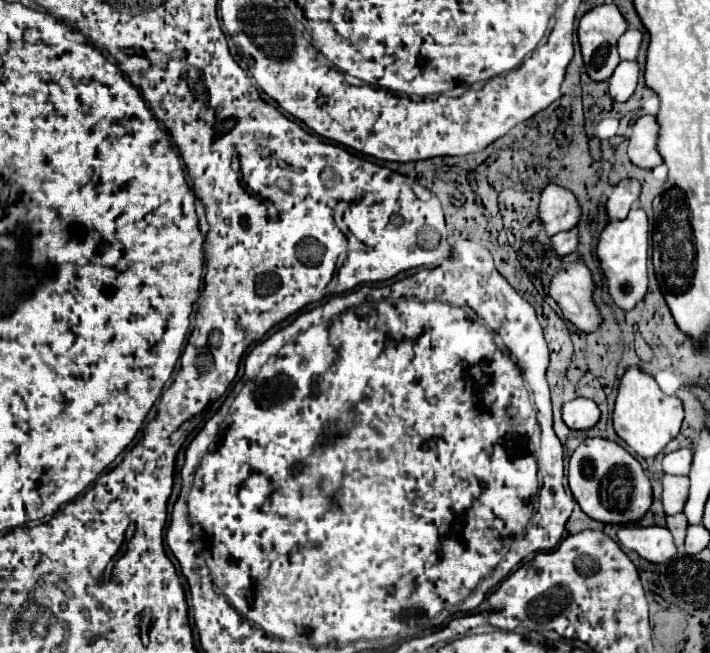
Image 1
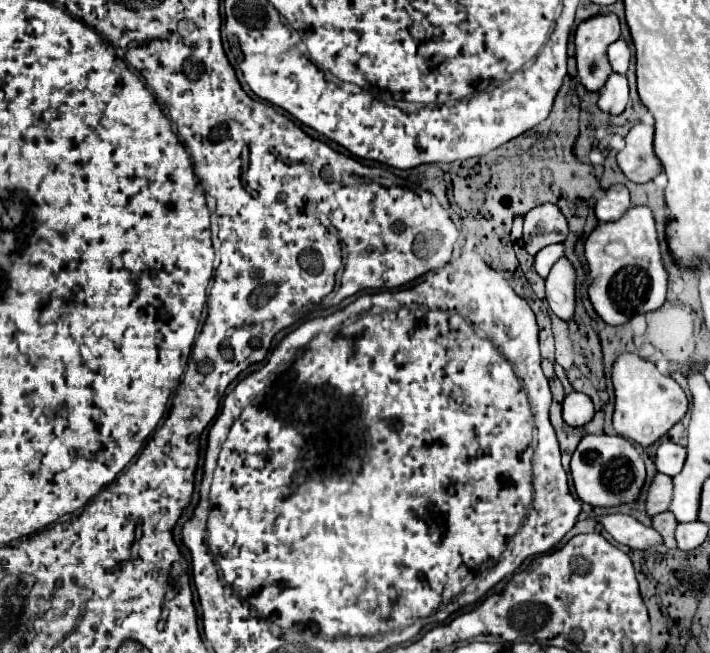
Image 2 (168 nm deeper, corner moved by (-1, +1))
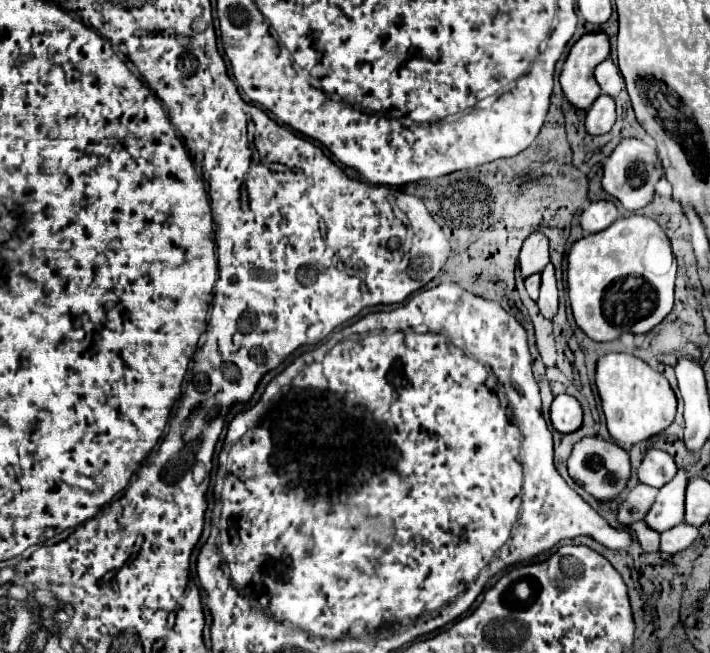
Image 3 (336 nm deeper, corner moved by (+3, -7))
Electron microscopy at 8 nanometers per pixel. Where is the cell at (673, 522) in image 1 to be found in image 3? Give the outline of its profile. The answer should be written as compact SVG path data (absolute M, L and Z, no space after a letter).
M643 520L641 522L635 522L635 524L631 524L631 530L637 536L637 540L639 540L639 544L641 544L641 548L645 552L659 552L661 534L657 530L649 528L647 522L643 522Z

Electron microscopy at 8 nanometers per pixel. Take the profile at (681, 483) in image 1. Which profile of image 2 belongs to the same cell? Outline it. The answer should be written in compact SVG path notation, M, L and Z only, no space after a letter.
M655 474L645 494L645 512L649 516L667 512L671 496L673 496L673 478L665 474Z

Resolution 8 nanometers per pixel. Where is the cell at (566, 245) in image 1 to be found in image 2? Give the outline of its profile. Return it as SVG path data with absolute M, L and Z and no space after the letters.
M551 244L547 248L543 248L543 252L539 252L535 256L535 270L541 278L547 278L551 266L555 264L555 260L559 260L563 256L563 244Z

